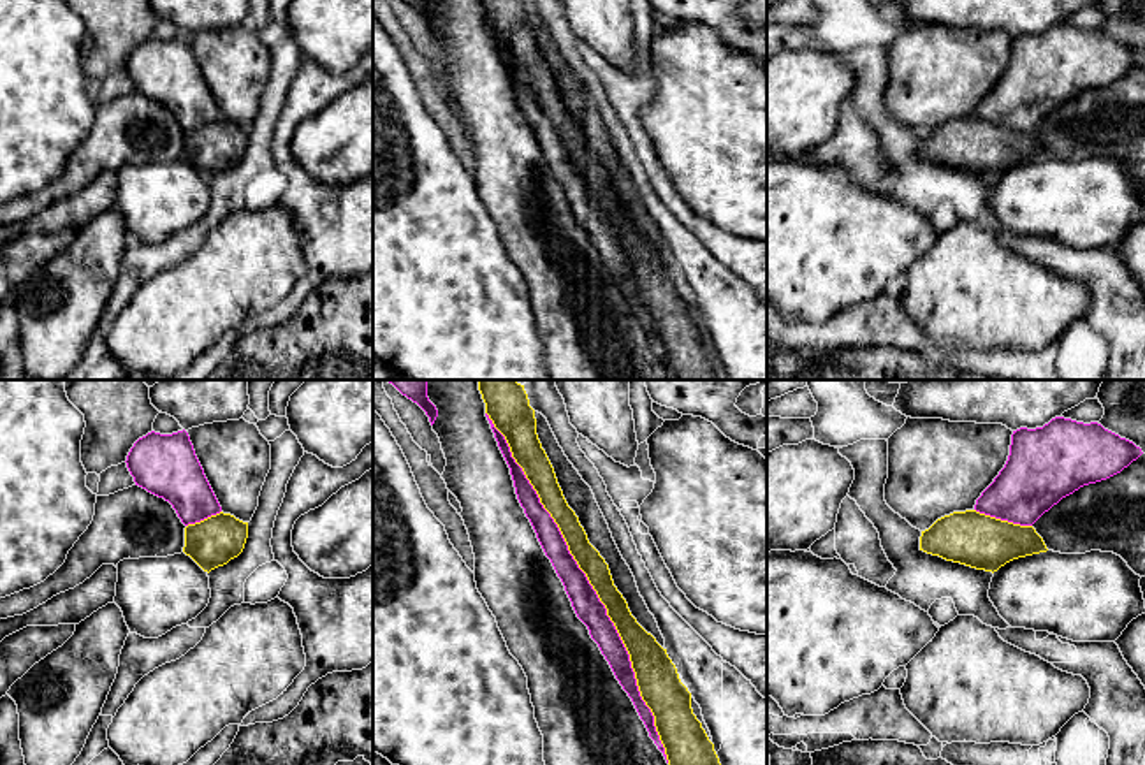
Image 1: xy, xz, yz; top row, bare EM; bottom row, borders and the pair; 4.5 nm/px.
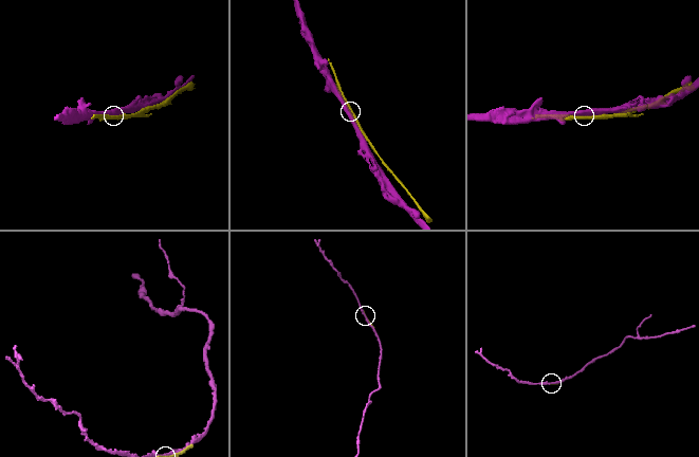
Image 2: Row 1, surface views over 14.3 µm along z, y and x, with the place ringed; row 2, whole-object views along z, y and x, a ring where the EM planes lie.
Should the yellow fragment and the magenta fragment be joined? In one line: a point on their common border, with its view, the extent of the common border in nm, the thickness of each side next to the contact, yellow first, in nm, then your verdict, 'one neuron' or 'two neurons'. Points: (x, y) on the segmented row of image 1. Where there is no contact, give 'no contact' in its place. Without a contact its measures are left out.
meets yellow in xz at (593, 588); contact 1800 nm long; 110 nm thick on the yellow side, 130 nm on the other; two neurons

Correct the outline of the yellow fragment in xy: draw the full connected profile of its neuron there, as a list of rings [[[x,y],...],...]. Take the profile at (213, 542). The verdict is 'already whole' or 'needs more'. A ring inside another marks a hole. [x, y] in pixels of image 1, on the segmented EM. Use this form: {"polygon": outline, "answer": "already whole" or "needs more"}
{"polygon": [[[220,512],[185,528],[183,552],[209,573],[237,557],[246,538],[248,522]]], "answer": "already whole"}

